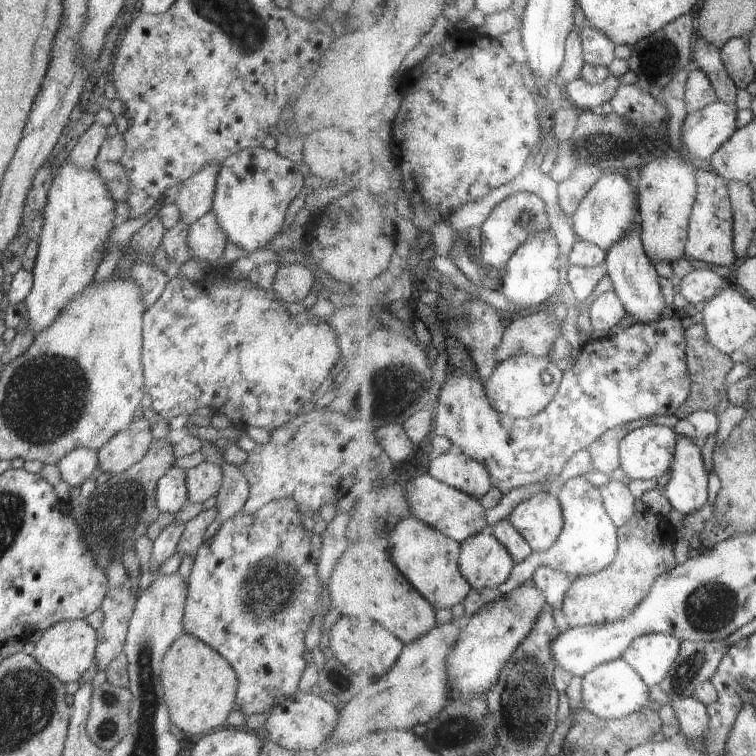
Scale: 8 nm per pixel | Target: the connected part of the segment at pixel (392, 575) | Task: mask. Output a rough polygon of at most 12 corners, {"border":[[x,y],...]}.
{"border":[[348,544],[328,586],[331,616],[382,622],[414,642],[433,603],[388,548]]}

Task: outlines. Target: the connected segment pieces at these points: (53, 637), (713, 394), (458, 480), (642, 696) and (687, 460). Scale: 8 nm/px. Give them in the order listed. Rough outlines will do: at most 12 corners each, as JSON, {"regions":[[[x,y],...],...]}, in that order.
{"regions":[[[85,619],[43,632],[31,655],[60,682],[80,682],[97,631]],[[704,322],[692,325],[693,392],[678,410],[721,411],[734,358],[714,346]],[[458,450],[431,458],[429,474],[479,499],[489,467]],[[625,657],[584,677],[582,704],[611,721],[651,702]],[[681,436],[665,494],[685,516],[710,500],[702,448]]]}

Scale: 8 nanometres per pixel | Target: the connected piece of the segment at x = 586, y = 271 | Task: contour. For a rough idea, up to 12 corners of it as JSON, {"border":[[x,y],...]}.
{"border":[[606,264],[571,266],[568,283],[578,303],[586,302],[602,278]]}

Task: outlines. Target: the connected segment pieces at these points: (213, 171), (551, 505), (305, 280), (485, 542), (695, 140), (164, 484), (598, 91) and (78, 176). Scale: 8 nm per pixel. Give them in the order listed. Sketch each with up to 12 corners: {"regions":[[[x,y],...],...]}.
{"regions":[[[220,162],[183,182],[174,202],[191,225],[211,212]],[[543,491],[510,519],[534,551],[547,551],[565,529],[560,497]],[[281,264],[271,289],[286,304],[307,303],[312,271]],[[491,531],[462,542],[474,589],[500,589],[517,562]],[[719,100],[689,113],[682,140],[712,161],[738,132],[738,108]],[[173,466],[157,482],[159,512],[177,513],[188,500],[186,470]],[[612,74],[604,84],[585,80],[564,85],[570,100],[585,112],[612,103],[621,86]],[[94,167],[54,176],[24,302],[35,336],[94,281],[118,221]]]}

